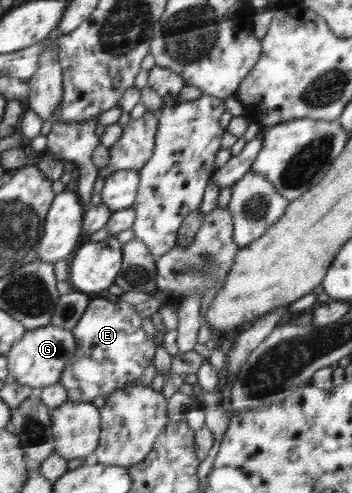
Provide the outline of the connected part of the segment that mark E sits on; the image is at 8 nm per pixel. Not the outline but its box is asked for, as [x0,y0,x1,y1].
[59,297,156,402]

